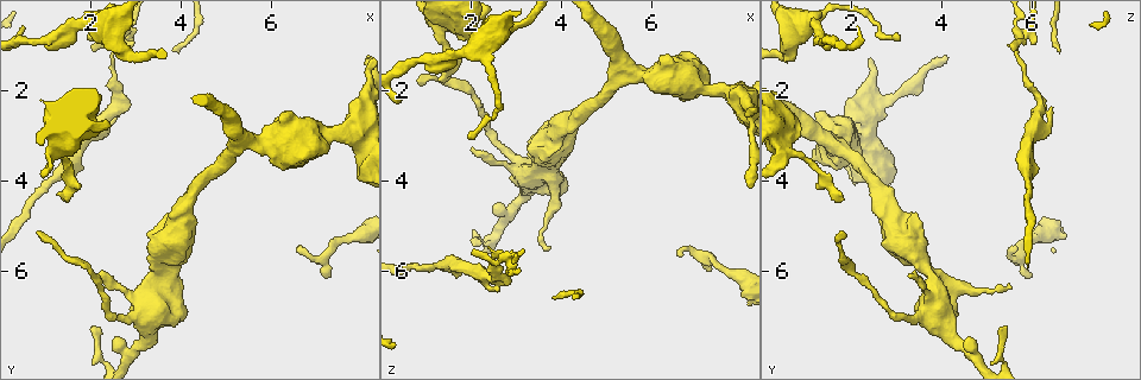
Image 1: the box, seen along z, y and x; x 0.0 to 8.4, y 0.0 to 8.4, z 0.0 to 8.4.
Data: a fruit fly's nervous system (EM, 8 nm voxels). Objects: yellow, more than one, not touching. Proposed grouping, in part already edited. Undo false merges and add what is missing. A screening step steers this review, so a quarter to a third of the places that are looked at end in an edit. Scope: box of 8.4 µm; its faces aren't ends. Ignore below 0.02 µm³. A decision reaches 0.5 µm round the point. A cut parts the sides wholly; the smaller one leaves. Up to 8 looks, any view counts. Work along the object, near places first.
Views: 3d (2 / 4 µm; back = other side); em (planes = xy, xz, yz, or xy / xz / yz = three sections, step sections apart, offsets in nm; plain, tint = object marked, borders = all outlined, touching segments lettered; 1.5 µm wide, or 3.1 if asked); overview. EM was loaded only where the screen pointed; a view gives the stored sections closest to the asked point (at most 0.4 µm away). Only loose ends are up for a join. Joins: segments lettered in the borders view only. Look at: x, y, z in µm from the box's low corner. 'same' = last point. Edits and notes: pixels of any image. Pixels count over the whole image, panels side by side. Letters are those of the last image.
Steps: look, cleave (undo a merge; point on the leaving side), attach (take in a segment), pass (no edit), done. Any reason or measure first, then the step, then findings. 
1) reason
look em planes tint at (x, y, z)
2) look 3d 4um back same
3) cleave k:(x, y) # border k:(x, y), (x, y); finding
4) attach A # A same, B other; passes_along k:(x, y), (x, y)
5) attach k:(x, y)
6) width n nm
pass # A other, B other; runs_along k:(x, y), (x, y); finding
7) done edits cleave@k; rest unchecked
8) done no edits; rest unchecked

end of a long branch
look 3d 2um at (2.00, 7.25, 5.30)

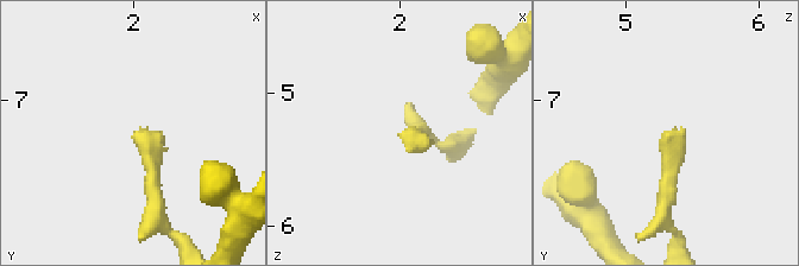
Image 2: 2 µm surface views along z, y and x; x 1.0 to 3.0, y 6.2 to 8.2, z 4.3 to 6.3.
look em xz step 8 tint at (2.00, 7.28, 5.30)

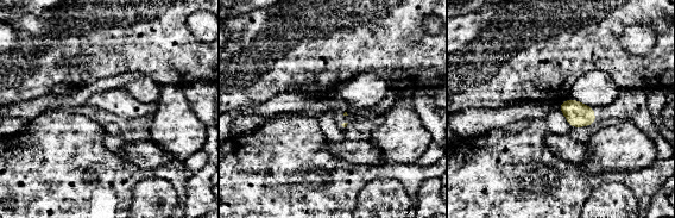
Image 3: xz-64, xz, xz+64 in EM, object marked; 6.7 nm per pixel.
cut it another way
look em planes borders same

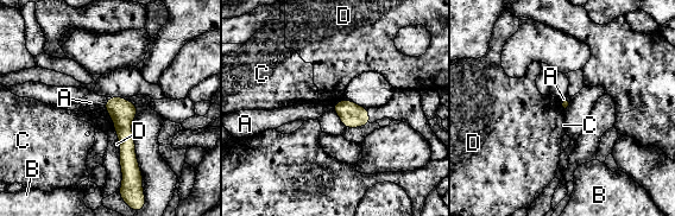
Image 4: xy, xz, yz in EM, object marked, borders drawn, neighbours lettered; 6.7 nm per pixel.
pass # A other, B other, C other, D other; border 4:(339, 101), (333, 106); no lettered segment goes on from it

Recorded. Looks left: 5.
thin neck
look em planes borders at (0.80, 0.95, 1.35)

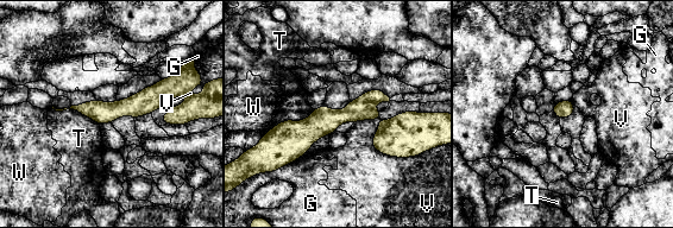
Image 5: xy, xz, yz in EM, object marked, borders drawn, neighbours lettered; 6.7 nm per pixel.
longest_contact T 340 nm
pass # G other, T other, V other, W other; runs_along 5:(385, 99), (303, 134), (269, 134); one cell here

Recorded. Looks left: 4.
branch point
look 3d 4um at (2.80, 0.75, 5.70)

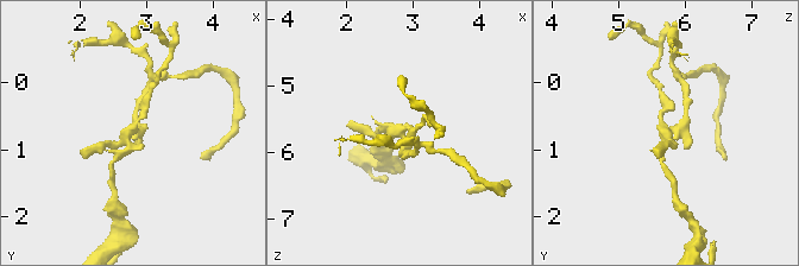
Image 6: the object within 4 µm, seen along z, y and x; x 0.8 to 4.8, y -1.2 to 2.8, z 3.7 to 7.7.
look em planes borders at (2.80, 0.85, 5.75)

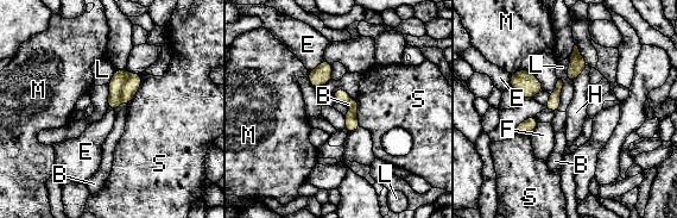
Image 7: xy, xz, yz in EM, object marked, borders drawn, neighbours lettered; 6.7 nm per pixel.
cleave 7:(119, 76) # B other, E other, F other, H other, L other, M other, S other; border 7:(128, 73), (121, 88), (121, 101); two cells meet here

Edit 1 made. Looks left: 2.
done edits cleave@7; rest unchecked

